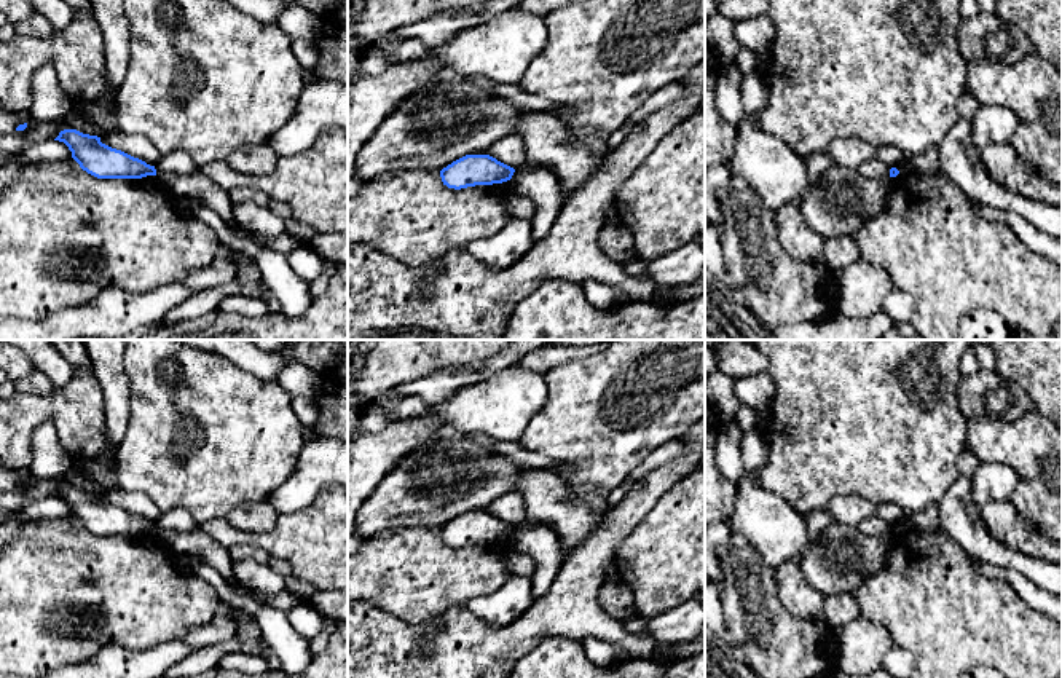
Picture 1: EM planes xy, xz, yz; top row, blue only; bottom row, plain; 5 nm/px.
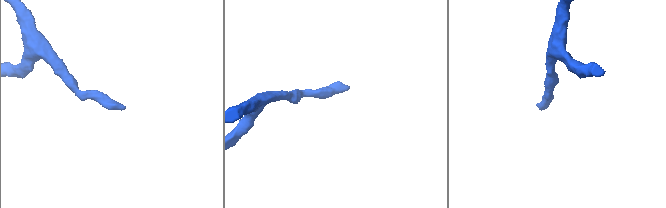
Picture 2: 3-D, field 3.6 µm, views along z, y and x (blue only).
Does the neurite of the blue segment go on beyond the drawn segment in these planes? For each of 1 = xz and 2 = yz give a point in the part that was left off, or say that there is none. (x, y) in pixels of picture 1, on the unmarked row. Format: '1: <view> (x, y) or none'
1: none
2: none

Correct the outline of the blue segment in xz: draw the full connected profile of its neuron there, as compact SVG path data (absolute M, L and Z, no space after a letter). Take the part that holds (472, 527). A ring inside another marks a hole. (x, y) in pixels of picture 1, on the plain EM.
M466 512L440 528L443 542L461 547L475 542L502 541L515 526L490 512Z

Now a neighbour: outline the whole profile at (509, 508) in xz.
M518 493L498 496L490 504L488 512L513 526L526 518L525 503Z

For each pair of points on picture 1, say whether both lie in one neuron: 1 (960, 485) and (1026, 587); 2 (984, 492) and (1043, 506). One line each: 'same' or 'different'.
1: different
2: different

